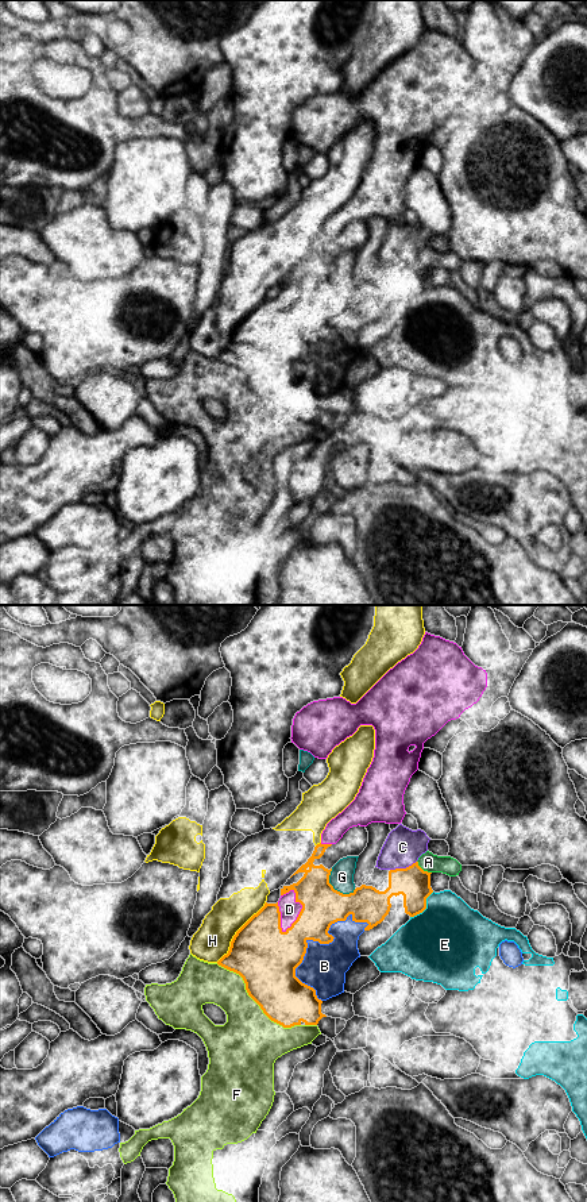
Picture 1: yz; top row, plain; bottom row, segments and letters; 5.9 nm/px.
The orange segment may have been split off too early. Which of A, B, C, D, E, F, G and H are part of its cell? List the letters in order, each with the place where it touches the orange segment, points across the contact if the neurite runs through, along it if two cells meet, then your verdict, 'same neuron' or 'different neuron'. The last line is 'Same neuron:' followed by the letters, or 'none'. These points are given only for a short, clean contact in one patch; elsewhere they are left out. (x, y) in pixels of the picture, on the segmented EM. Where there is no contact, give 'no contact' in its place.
A: yz (421, 869) | different neuron
B: yz (306, 943) | different neuron
C: yz (402, 869) | different neuron
D: yz (300, 912) | same neuron
E: yz (425, 908) | different neuron
F: yz (254, 1000) | different neuron
G: yz (332, 887) | different neuron
H: yz (236, 933) | different neuron
Same neuron: D

